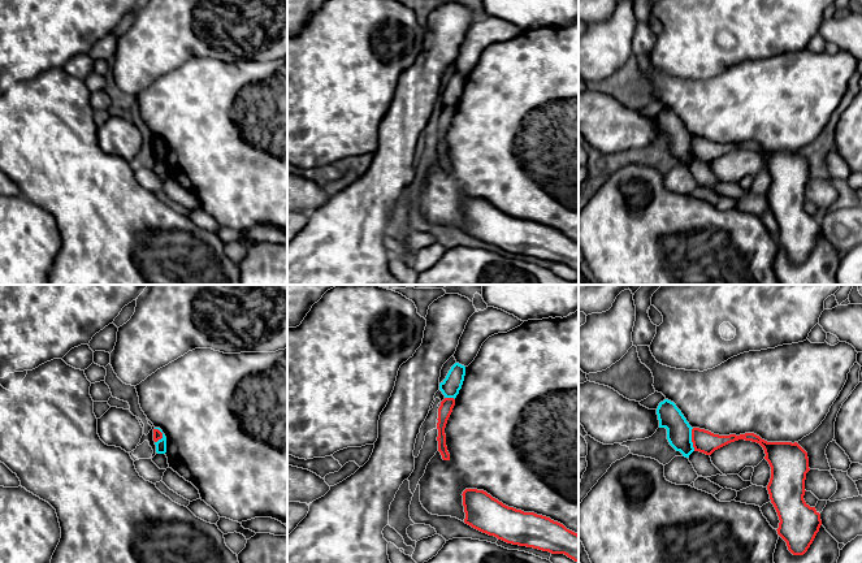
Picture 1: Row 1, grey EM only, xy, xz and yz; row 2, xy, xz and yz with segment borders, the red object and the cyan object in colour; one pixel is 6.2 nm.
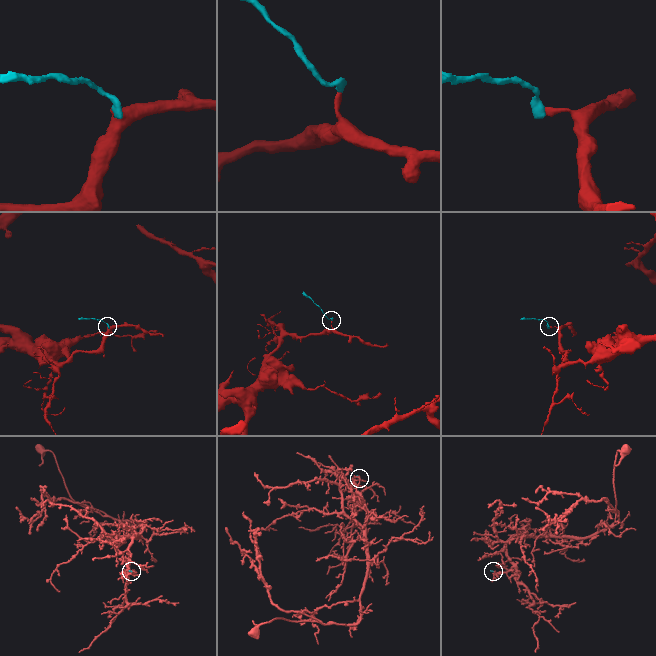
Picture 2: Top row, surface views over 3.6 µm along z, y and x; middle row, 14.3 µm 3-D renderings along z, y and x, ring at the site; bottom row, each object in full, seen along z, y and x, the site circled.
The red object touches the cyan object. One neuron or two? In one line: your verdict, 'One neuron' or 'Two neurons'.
Two neurons

